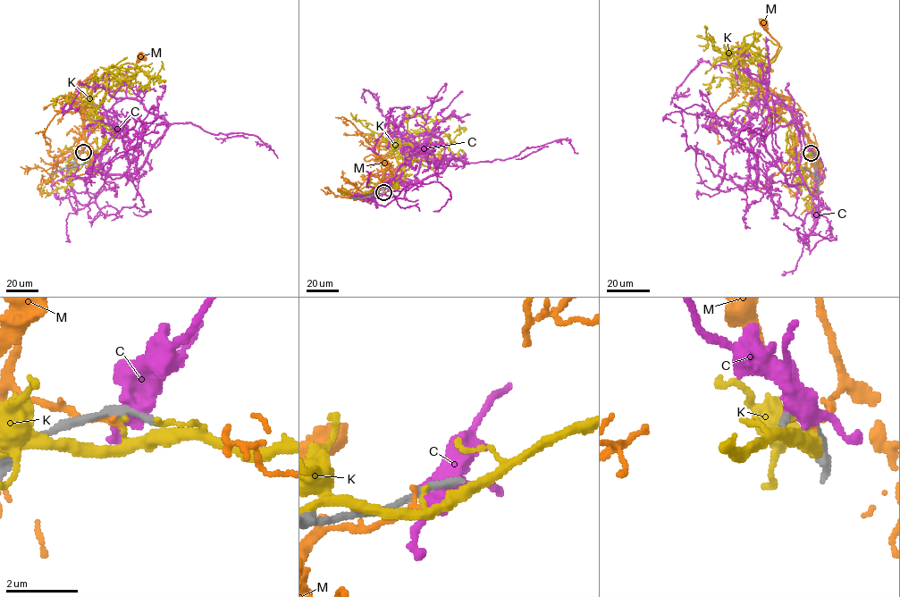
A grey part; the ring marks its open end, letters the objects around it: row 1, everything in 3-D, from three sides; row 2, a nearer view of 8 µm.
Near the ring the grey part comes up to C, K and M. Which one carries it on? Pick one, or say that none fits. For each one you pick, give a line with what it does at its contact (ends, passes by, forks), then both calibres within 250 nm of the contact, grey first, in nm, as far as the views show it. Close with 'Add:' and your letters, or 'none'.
Add: none

